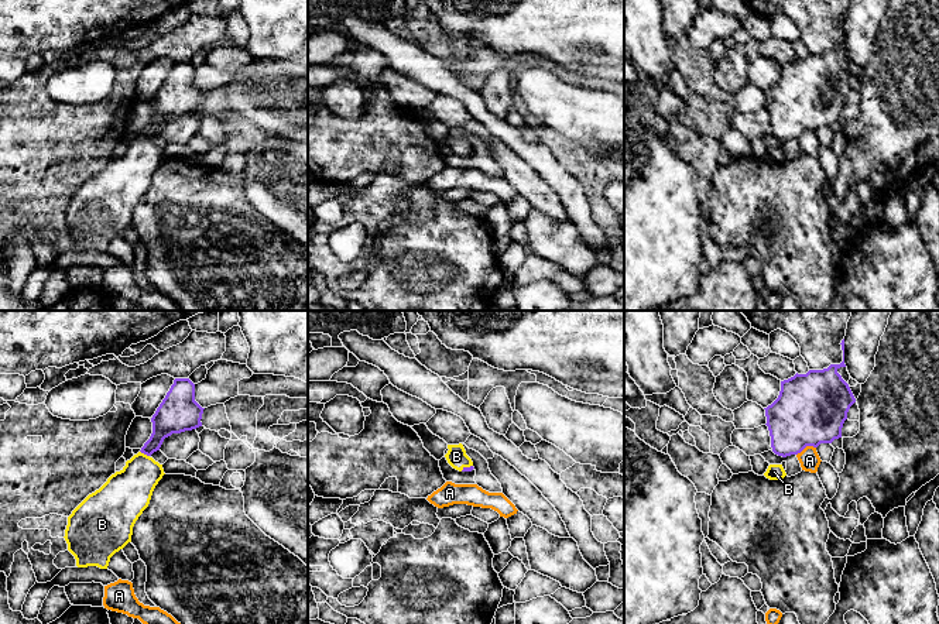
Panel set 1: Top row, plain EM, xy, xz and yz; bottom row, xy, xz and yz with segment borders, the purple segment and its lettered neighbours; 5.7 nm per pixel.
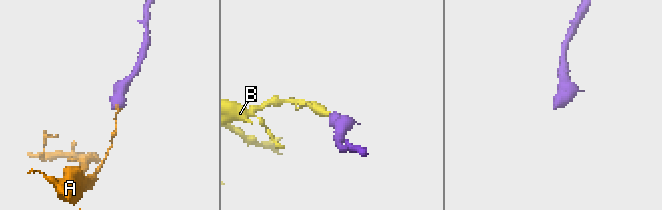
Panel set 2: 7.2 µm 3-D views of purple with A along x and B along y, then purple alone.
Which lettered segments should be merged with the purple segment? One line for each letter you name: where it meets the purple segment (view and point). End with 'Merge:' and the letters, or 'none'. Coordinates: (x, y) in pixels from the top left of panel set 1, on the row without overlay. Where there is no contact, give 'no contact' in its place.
B: xy (144, 137)
Merge: B

